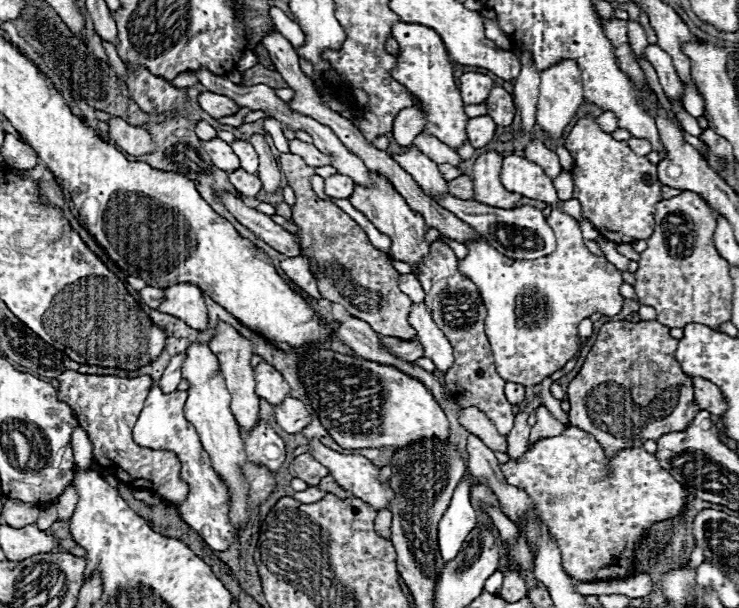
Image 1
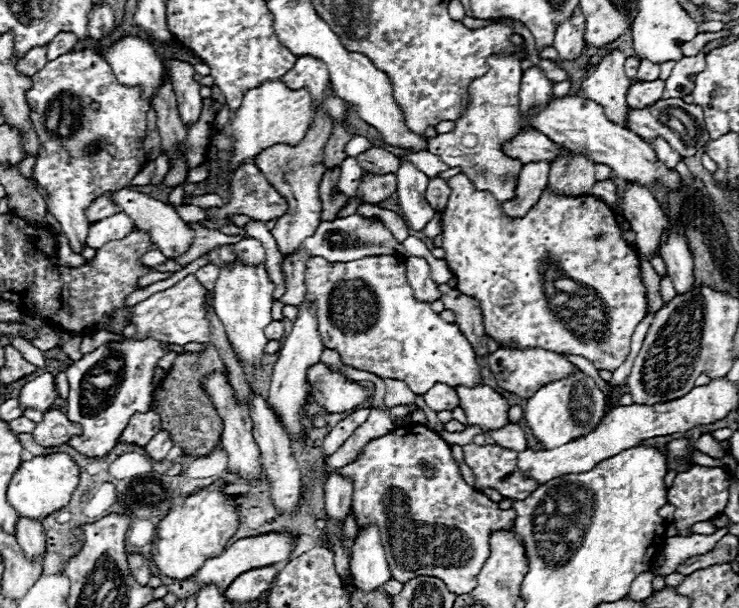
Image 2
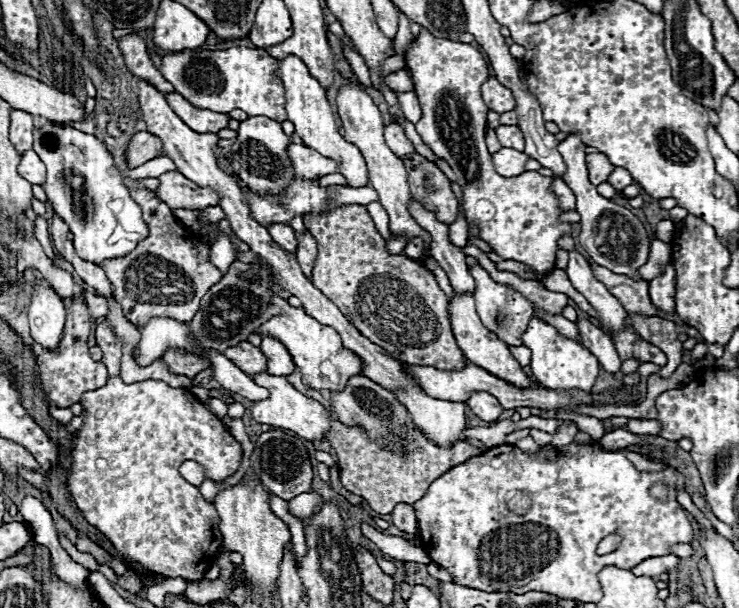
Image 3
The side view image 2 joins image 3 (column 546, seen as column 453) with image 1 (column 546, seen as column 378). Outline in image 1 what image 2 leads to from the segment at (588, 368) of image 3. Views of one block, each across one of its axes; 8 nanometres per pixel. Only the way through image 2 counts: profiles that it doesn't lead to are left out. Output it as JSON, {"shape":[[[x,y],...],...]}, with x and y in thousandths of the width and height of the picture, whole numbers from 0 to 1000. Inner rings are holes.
{"shape":[[[747,342],[742,355],[742,368],[752,385],[752,411],[728,428],[696,428],[671,414],[658,398],[631,398],[633,421],[622,428],[620,441],[650,474],[655,503],[660,510],[658,523],[658,549],[668,579],[668,599],[674,615],[706,635],[723,635],[733,628],[739,618],[758,609],[769,592],[774,592],[785,579],[782,533],[785,526],[801,520],[804,513],[815,513],[817,520],[831,520],[842,510],[842,447],[834,444],[820,424],[801,418],[788,391],[788,378],[782,365],[758,342]]]}

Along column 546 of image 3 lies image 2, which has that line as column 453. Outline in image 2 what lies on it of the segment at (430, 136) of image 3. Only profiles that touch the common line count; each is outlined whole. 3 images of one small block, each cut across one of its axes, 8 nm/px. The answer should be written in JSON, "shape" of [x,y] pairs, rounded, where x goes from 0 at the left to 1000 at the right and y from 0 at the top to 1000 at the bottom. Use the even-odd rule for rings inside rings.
{"shape":[[[628,286],[612,289],[606,303],[612,306],[612,319],[598,349],[598,408],[604,411],[601,428],[620,461],[620,477],[650,497],[658,549],[668,556],[679,572],[736,572],[736,576],[755,579],[755,582],[779,582],[779,586],[790,586],[793,592],[798,592],[806,602],[806,609],[831,612],[847,592],[853,579],[853,556],[861,536],[866,533],[866,526],[877,516],[877,490],[874,490],[874,470],[866,454],[863,411],[855,408],[842,391],[842,375],[836,372],[834,352],[828,349],[828,342],[823,342],[817,332],[806,329],[804,322],[747,322],[742,313],[736,313],[728,336],[714,349],[714,355],[704,362],[687,362],[679,352],[679,339],[668,329],[668,322],[663,316],[639,309],[639,299]],[[809,385],[815,388],[812,395],[806,395]]]}

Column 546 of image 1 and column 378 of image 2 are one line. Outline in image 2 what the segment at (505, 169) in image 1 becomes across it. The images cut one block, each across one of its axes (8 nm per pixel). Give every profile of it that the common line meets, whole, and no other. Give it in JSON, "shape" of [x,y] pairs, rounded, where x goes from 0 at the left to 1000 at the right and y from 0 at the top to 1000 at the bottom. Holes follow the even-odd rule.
{"shape":[[[493,286],[484,322],[490,322],[498,336],[514,336],[517,329],[528,326],[536,316],[536,289],[522,286],[522,289],[506,289],[506,286]]]}

